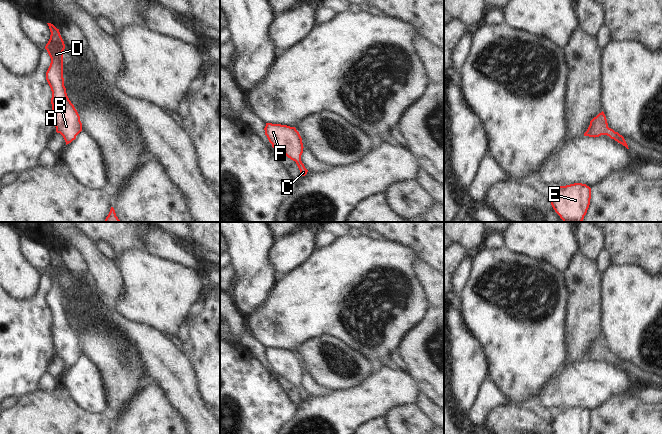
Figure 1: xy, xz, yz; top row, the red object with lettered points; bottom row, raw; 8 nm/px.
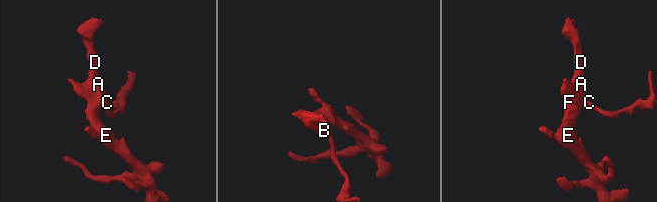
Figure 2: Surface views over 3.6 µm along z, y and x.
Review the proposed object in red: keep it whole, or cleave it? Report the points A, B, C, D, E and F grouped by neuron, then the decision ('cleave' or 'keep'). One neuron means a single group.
A B C D E F; keep

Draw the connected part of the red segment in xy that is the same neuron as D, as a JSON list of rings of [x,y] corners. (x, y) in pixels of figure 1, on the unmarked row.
[[[51,247],[47,248],[51,259],[45,273],[51,282],[51,287],[46,296],[46,304],[52,315],[51,328],[56,356],[63,360],[67,369],[75,364],[76,360],[82,355],[82,347],[77,334],[67,320],[64,310],[64,265],[59,253]]]

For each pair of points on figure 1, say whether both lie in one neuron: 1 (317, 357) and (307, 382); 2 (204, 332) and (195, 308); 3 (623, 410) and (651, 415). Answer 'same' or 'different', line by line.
1: different
2: different
3: same

